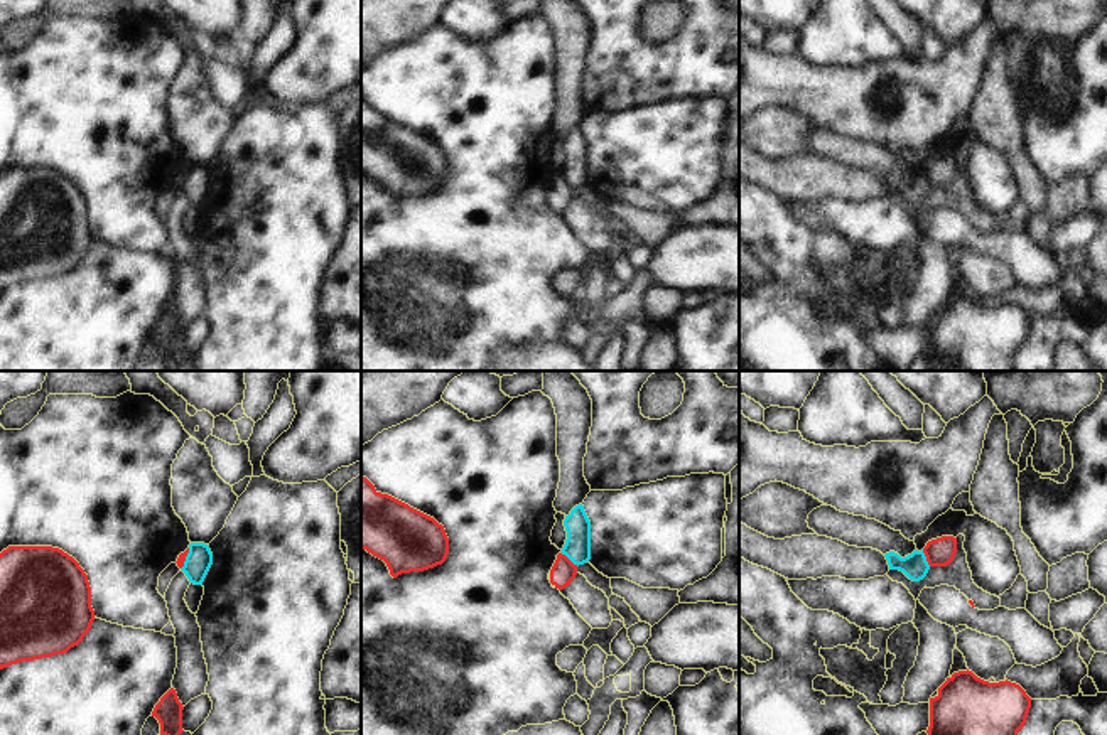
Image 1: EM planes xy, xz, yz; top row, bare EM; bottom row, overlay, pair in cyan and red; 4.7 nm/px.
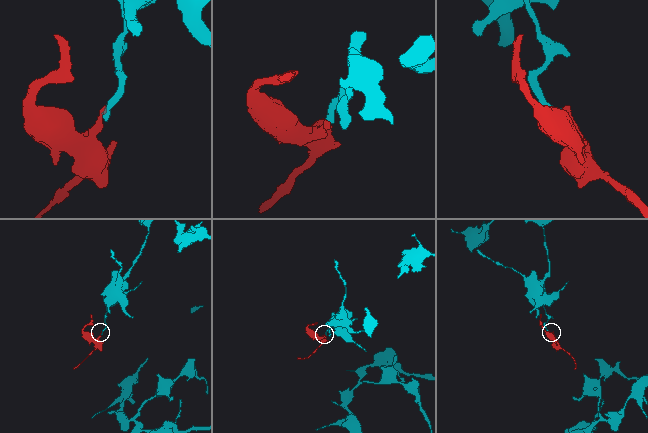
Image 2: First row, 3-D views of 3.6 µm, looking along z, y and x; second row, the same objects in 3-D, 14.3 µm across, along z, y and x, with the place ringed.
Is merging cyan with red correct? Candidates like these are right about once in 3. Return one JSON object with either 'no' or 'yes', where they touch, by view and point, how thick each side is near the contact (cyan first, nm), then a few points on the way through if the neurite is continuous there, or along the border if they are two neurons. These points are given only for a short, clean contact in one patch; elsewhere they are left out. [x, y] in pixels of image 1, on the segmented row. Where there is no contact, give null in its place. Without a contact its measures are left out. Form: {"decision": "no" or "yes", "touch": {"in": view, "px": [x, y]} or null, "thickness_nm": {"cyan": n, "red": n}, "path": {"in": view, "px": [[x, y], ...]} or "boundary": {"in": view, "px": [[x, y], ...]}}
{"decision": "no", "touch": {"in": "xz", "px": [569, 558]}, "thickness_nm": {"cyan": 130, "red": 120}, "boundary": {"in": "xz", "px": [[561, 553], [577, 565]]}}

